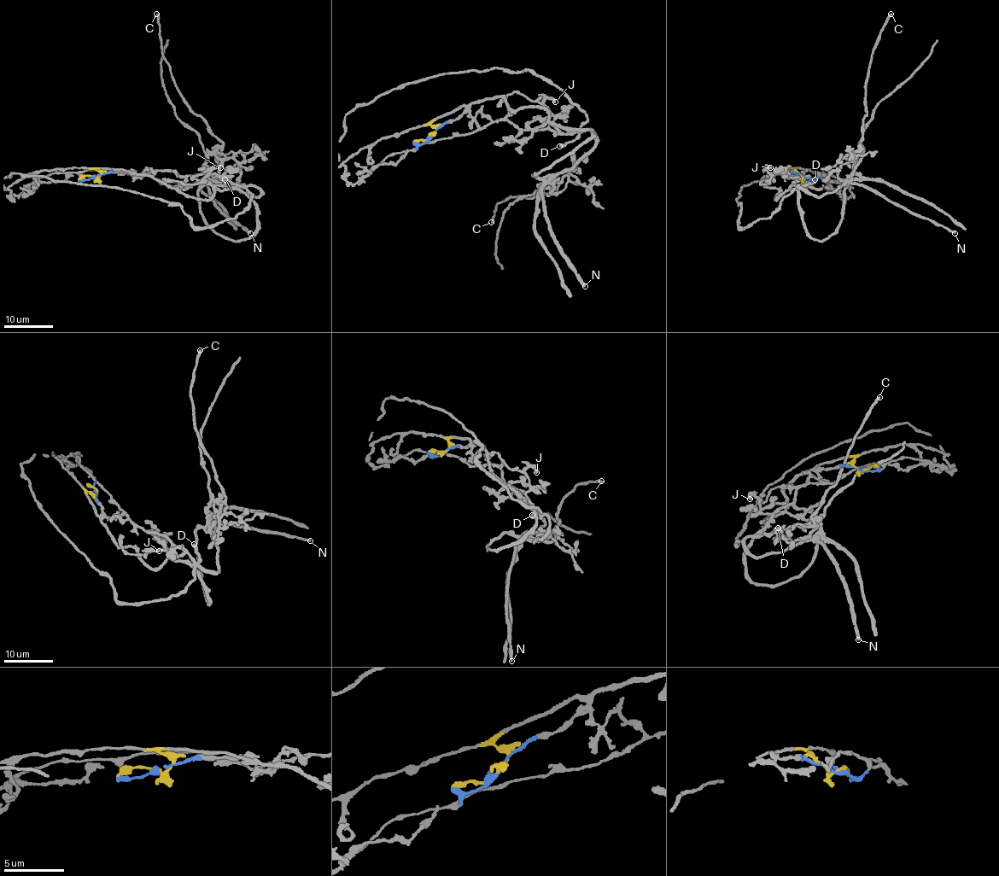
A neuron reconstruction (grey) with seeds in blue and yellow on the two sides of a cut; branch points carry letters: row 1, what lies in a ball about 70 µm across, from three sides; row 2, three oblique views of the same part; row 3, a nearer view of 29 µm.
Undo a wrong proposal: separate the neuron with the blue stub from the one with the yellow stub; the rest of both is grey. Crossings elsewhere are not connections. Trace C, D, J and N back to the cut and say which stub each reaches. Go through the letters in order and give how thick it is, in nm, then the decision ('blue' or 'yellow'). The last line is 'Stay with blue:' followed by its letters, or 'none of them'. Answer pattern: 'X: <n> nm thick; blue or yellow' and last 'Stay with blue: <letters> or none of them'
C: 280 nm thick; blue
D: 480 nm thick; blue
J: 400 nm thick; blue
N: 260 nm thick; yellow
Stay with blue: C, D, J

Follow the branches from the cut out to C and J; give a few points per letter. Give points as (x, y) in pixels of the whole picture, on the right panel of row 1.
C: (804, 178), (818, 174), (789, 170), (813, 195), (830, 194), (860, 160), (866, 83), (891, 13)
J: (804, 178), (814, 178), (818, 174), (789, 170), (797, 175), (784, 177), (769, 172), (771, 168)

